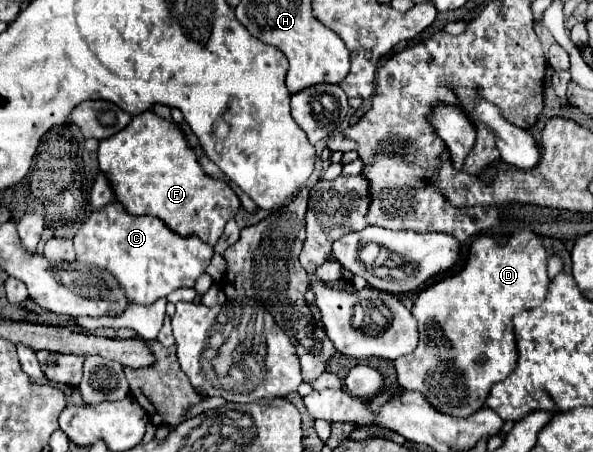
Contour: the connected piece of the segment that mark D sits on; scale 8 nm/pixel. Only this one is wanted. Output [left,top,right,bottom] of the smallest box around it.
[393,229,547,417]

